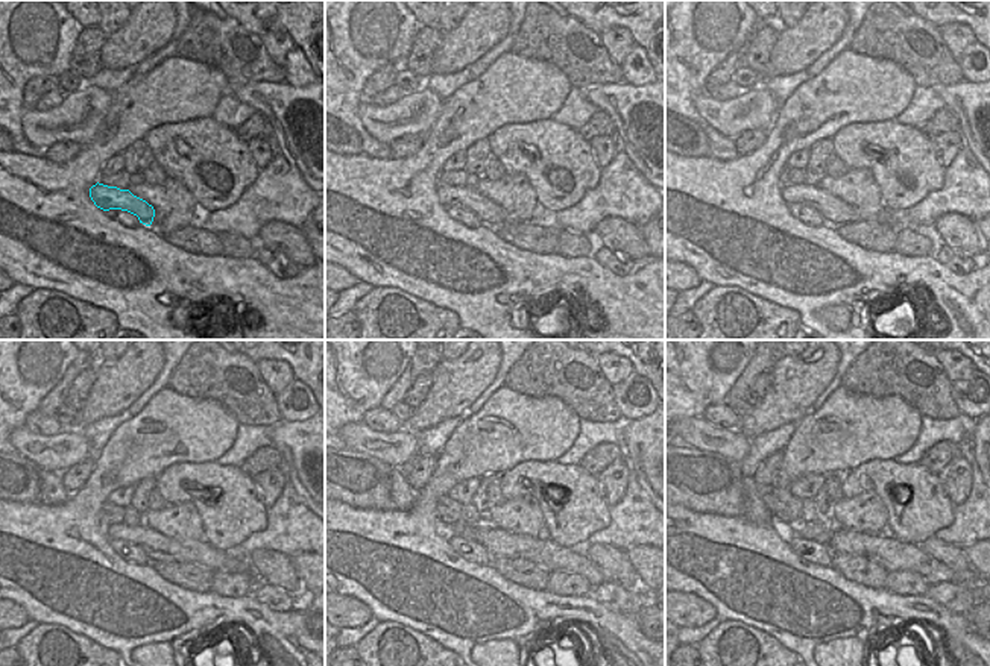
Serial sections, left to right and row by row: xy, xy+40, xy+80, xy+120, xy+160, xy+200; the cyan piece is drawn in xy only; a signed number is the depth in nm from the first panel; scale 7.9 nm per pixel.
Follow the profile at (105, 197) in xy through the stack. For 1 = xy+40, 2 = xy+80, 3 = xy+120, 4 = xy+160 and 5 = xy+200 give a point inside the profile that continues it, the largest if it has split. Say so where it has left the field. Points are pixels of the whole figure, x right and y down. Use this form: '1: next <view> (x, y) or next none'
1: next xy+40 (491, 214)
2: next xy+80 (835, 213)
3: next xy+120 (158, 548)
4: next xy+160 (542, 551)
5: next xy+200 (895, 556)

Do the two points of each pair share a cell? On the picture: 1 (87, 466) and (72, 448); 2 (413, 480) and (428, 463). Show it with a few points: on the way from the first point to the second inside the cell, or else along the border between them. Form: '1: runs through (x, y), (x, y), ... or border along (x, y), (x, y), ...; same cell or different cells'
1: border along (90, 455), (61, 472); different cells
2: runs through (418, 475), (424, 468); same cell

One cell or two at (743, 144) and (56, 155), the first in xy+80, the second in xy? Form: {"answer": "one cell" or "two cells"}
{"answer": "one cell"}

